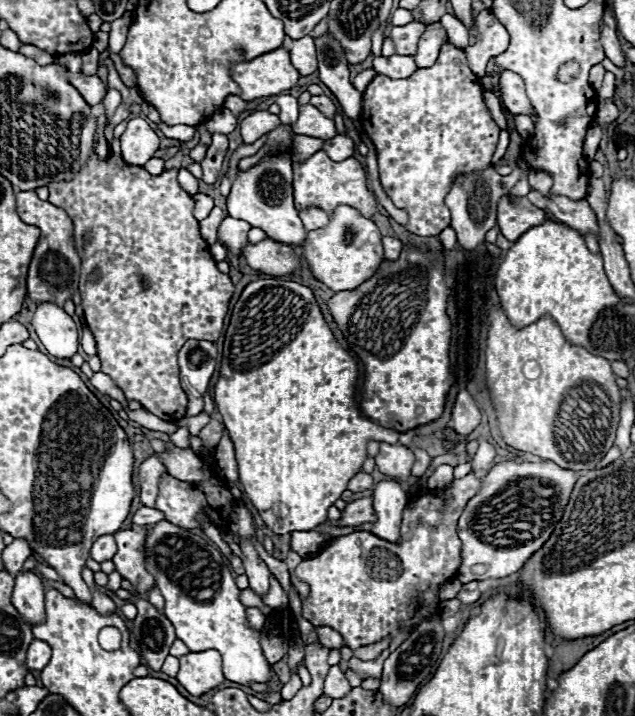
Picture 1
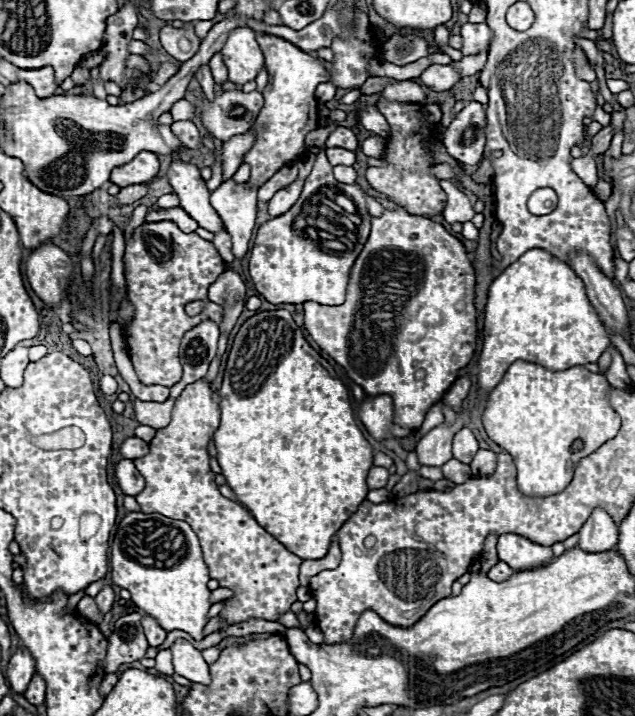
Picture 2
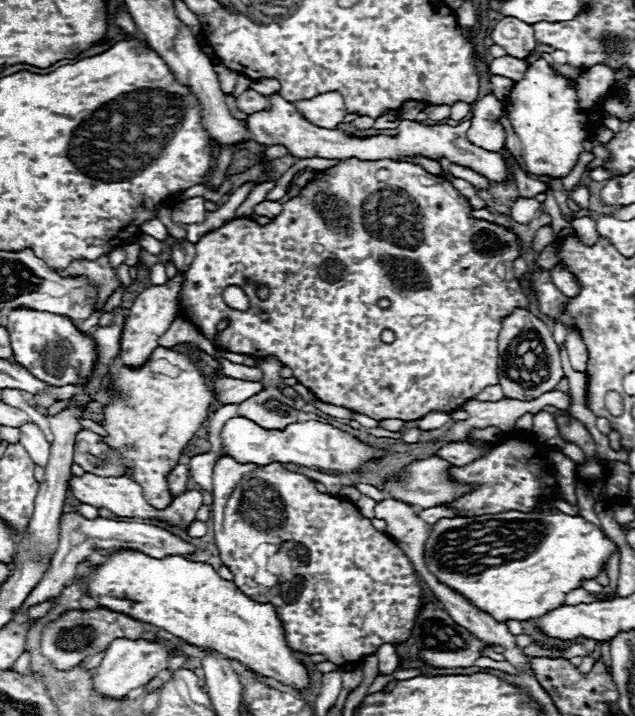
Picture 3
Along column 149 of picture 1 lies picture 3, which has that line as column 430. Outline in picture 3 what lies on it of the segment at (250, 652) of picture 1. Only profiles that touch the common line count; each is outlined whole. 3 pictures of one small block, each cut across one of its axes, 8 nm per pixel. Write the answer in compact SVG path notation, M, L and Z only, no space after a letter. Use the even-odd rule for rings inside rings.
M552 502L542 504L532 512L500 512L468 518L442 518L438 520L426 542L428 570L436 574L440 582L464 594L480 610L488 612L494 620L530 620L564 604L570 590L582 588L584 580L594 580L602 568L606 568L610 556L616 552L616 544L592 522L582 516L568 516L560 512Z

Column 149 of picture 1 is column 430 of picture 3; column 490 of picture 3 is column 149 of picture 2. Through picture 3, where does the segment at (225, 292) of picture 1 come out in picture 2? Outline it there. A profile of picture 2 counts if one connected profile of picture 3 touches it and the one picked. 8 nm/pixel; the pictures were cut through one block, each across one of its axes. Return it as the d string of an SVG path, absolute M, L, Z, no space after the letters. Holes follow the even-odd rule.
M164 220L146 222L134 230L132 238L126 242L124 266L128 298L134 306L134 322L128 326L134 370L146 386L174 386L182 378L178 360L182 334L204 318L212 318L214 322L222 318L222 308L208 300L208 286L226 270L226 264L212 242L200 238L196 232L184 234L174 222ZM194 300L202 300L204 310L196 316L188 316L184 306Z

